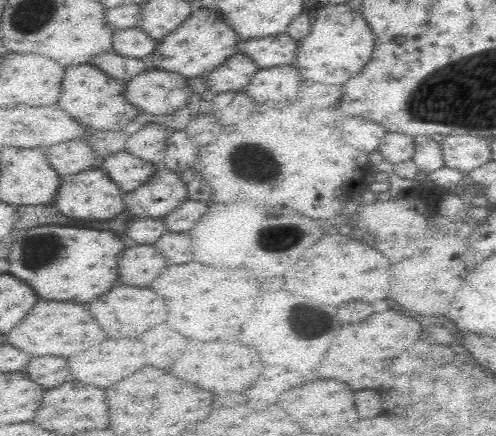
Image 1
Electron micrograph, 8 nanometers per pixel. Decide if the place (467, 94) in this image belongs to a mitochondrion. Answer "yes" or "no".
yes

